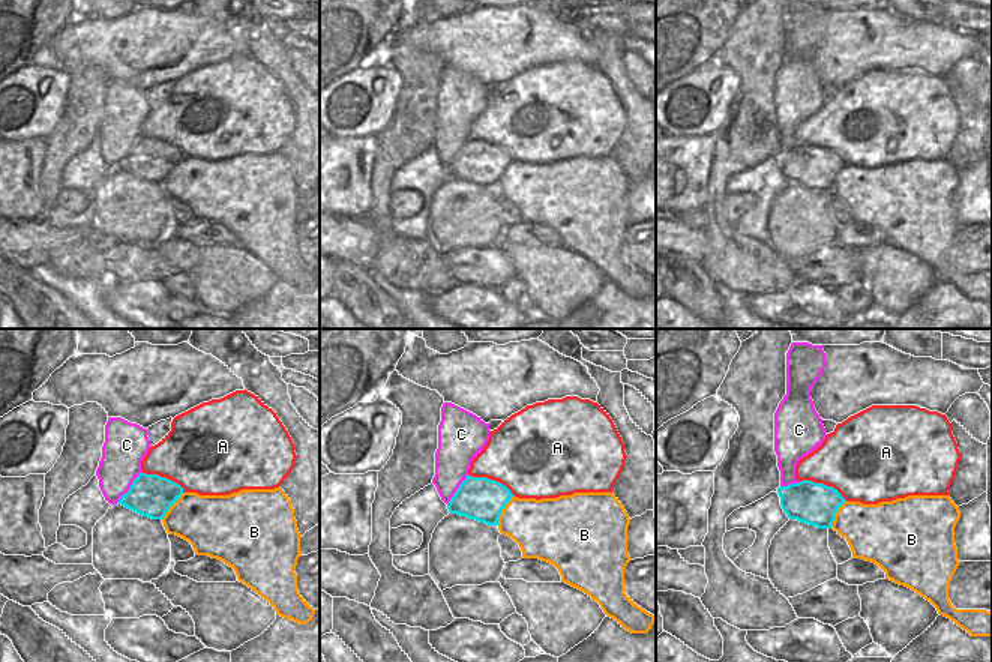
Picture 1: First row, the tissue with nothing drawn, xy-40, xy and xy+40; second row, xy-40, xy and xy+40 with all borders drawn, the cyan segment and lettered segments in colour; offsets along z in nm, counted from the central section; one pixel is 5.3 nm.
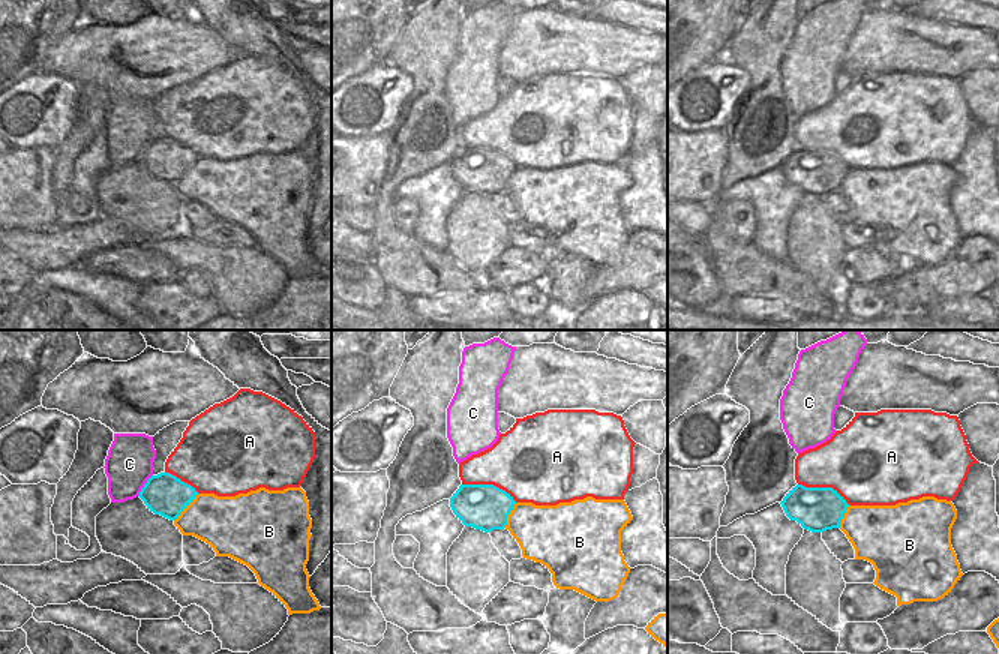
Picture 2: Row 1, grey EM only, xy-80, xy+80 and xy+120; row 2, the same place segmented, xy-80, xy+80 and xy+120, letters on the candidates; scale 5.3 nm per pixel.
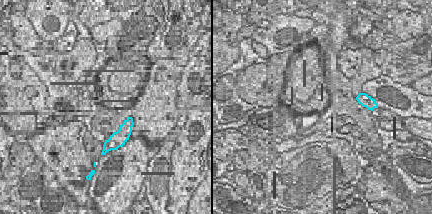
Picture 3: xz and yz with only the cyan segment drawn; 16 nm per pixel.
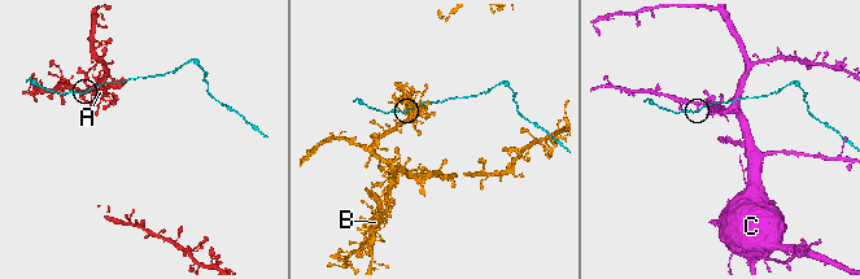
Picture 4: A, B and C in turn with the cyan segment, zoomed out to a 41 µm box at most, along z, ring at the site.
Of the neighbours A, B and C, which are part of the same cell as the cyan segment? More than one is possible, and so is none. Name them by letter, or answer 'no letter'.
no letter

